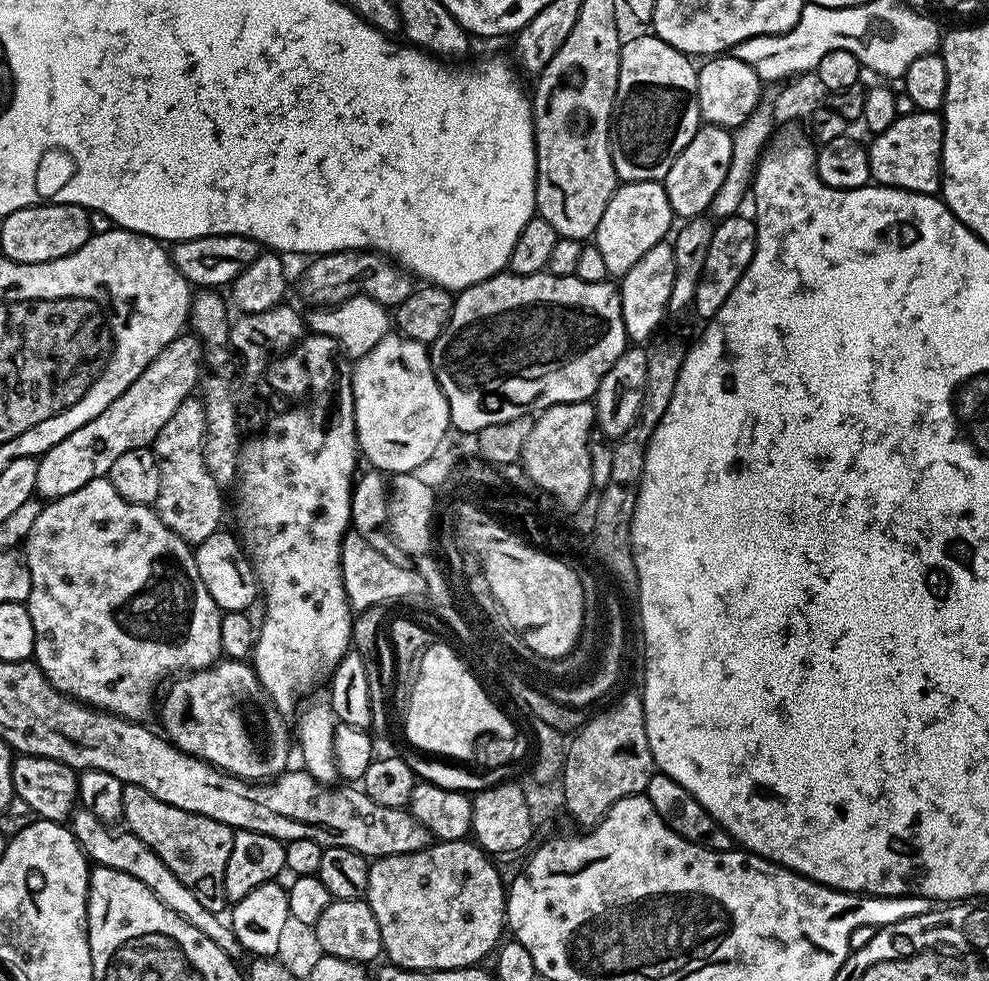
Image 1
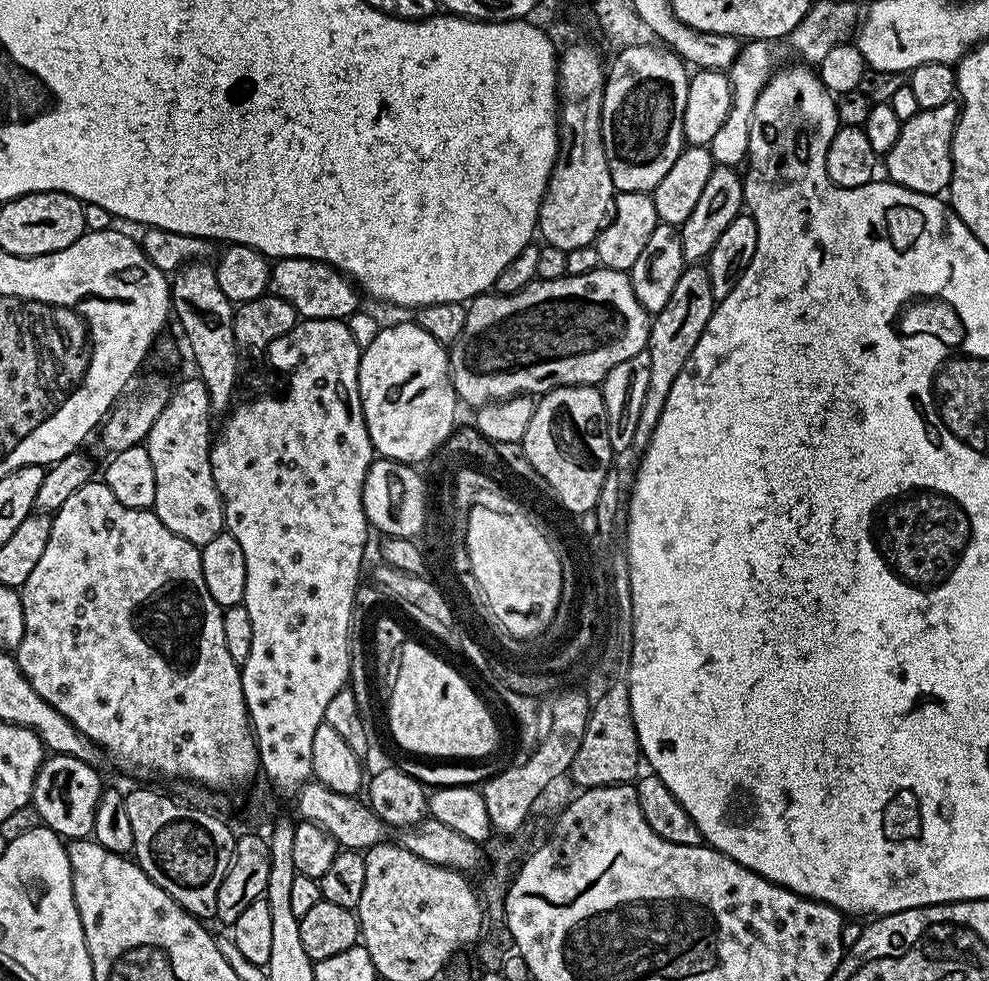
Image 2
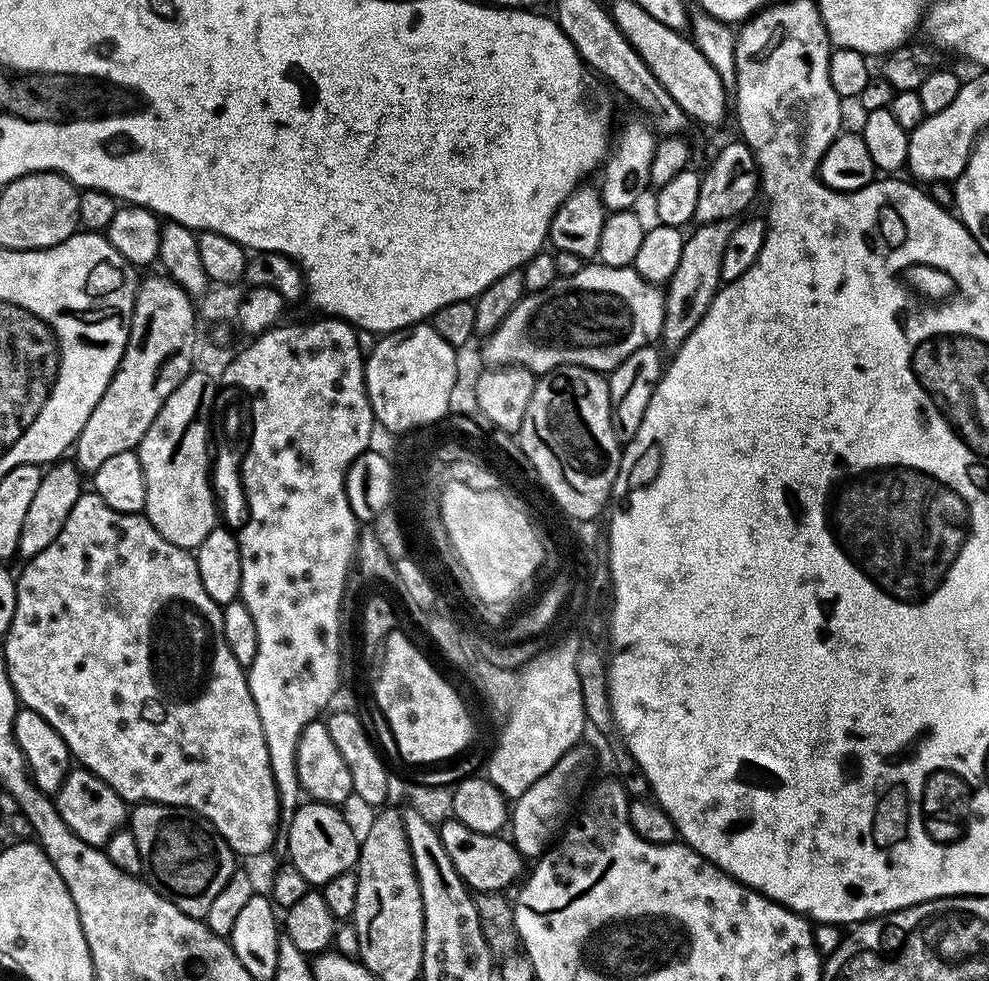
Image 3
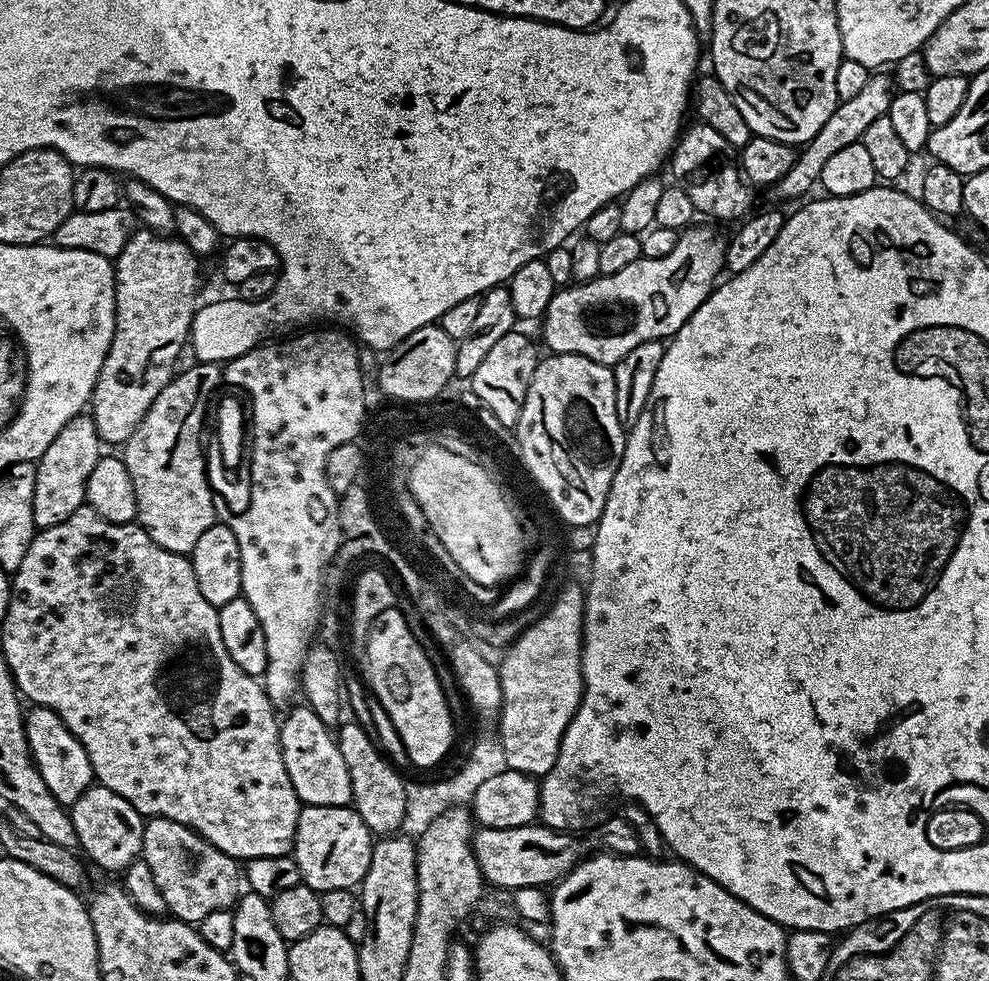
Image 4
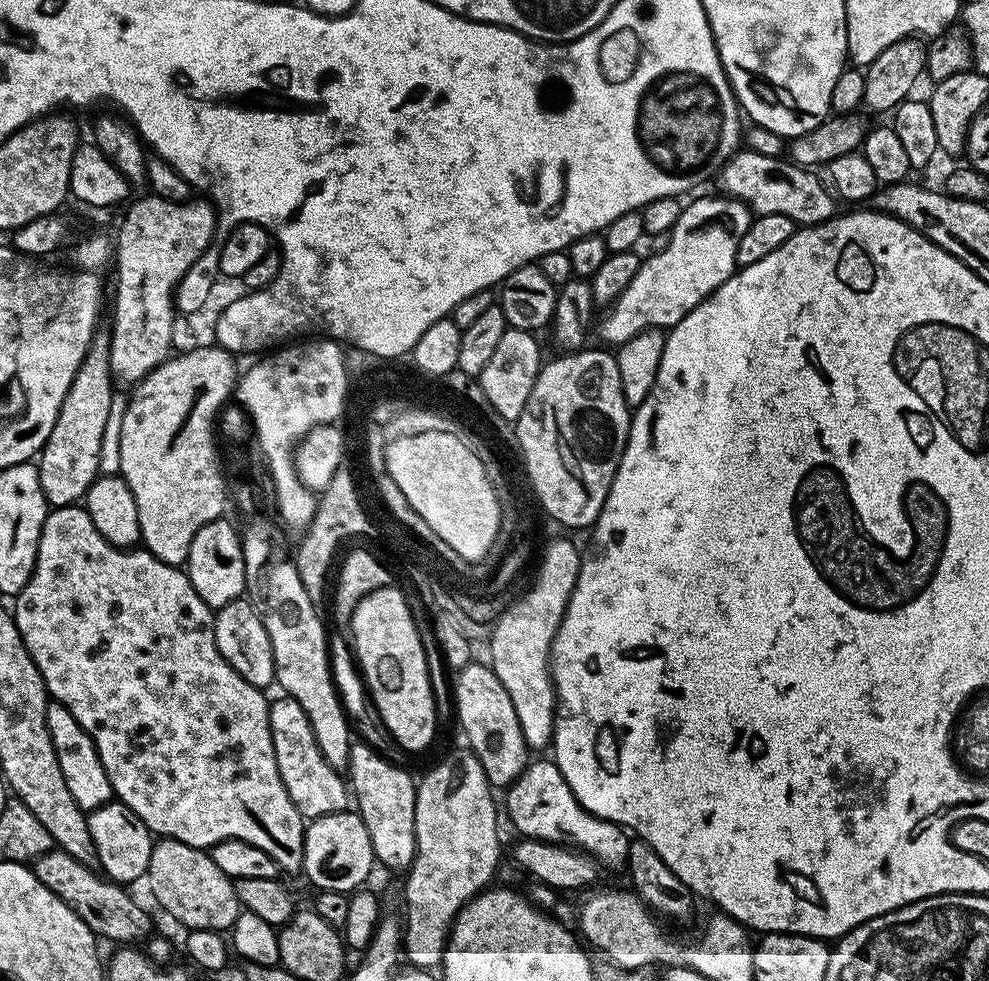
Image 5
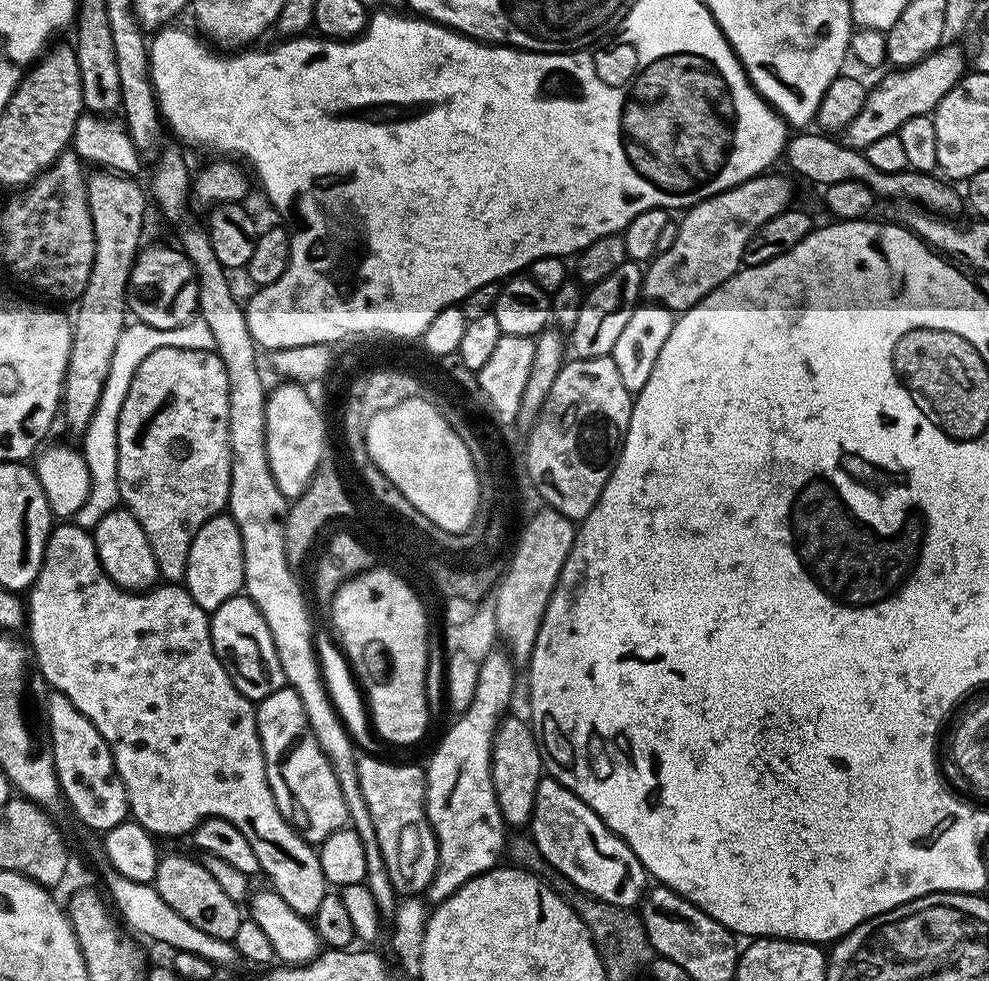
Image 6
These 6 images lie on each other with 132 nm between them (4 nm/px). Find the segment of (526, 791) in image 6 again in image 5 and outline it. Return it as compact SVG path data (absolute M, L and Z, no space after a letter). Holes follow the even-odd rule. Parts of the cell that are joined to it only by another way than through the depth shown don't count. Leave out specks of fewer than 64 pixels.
M472 660L457 671L452 698L454 712L456 708L460 722L459 729L468 736L469 749L478 757L489 784L498 790L507 789L524 772L530 760L530 749L518 723L518 714L510 694L494 674L491 665Z

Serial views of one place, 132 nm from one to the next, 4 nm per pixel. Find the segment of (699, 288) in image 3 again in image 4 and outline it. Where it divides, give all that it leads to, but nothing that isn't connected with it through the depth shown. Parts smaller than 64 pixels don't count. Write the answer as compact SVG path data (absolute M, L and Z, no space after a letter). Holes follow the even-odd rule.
M871 73L861 93L857 97L841 101L827 119L826 126L822 126L822 129L814 134L814 138L799 149L794 166L790 166L790 170L786 170L786 174L782 174L782 178L778 178L778 182L771 185L770 193L772 192L773 198L799 201L807 197L807 192L819 185L822 167L826 166L827 159L833 154L838 154L843 147L859 143L867 126L878 117L887 115L895 90L893 77L889 73Z

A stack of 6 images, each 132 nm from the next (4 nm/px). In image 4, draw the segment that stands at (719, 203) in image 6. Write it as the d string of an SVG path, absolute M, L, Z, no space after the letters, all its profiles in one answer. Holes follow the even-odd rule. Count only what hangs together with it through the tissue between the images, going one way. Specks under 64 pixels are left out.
M708 222L689 226L679 233L677 244L664 257L643 257L622 266L614 274L595 276L584 284L573 283L564 286L553 296L550 306L544 311L544 344L552 354L573 352L590 358L599 364L615 366L619 364L634 346L642 342L664 340L676 335L676 331L698 310L698 306L717 283L716 275L724 268L726 236Z

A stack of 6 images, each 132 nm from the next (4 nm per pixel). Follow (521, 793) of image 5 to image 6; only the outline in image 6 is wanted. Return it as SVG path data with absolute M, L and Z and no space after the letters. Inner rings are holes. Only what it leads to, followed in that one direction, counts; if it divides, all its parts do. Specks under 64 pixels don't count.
M542 778L534 794L533 812L530 821L530 837L537 844L546 862L554 866L586 895L624 909L635 909L643 901L650 884L648 872L638 862L634 850L621 836L614 834L566 786L557 780Z

